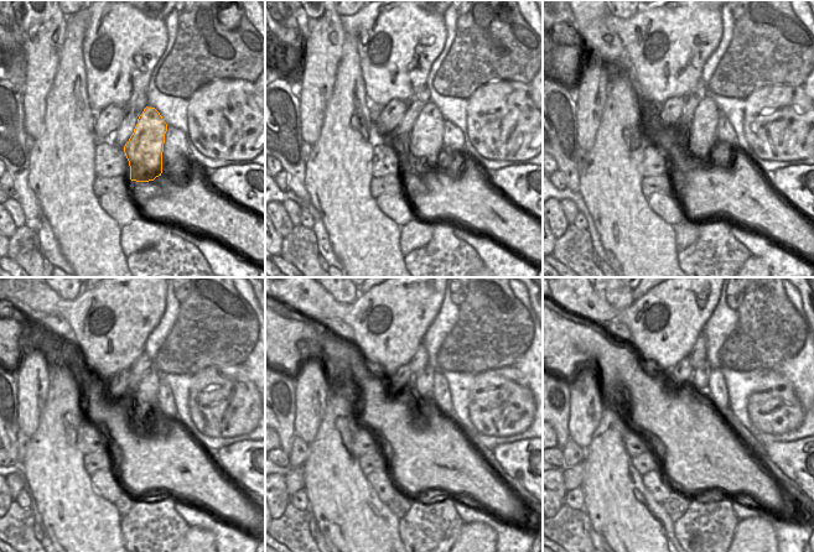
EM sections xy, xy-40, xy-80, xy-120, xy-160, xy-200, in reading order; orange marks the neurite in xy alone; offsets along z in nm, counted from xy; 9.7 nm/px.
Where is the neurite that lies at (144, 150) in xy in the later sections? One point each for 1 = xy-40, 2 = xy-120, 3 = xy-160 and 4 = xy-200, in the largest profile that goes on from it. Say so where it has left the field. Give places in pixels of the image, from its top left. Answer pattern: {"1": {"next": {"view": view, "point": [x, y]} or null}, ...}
{"1": {"next": {"view": "xy-40", "point": [421, 151]}}, "2": {"next": {"view": "xy-120", "point": [146, 412]}}, "3": {"next": {"view": "xy-160", "point": [423, 397]}}, "4": {"next": {"view": "xy-200", "point": [699, 388]}}}

